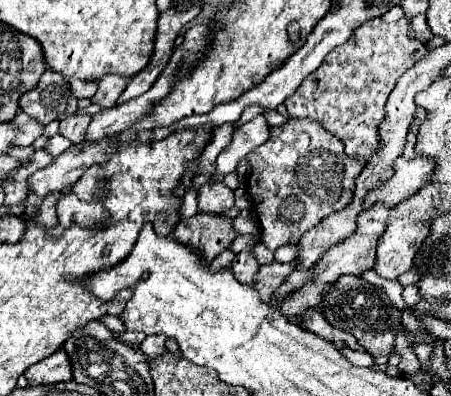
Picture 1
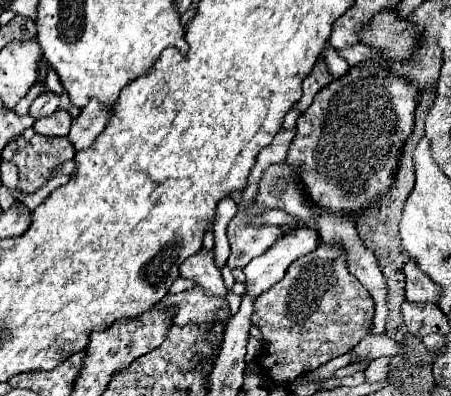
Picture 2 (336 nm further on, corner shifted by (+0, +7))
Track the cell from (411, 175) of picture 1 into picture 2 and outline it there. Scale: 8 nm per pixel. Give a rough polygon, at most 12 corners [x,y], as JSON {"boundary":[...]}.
{"boundary":[[297,228],[243,268],[247,292],[277,284],[289,264],[315,250],[317,232]]}

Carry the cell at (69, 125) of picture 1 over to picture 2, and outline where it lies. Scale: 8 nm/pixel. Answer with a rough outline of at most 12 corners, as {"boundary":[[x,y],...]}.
{"boundary":[[59,108],[35,120],[33,130],[43,136],[67,136],[71,116]]}

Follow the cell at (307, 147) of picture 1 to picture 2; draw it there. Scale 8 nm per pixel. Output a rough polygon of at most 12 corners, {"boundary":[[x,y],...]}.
{"boundary":[[235,216],[227,266],[245,268],[281,238],[279,226]]}

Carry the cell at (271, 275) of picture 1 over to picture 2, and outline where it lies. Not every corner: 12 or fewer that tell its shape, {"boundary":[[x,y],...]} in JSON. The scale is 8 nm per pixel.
{"boundary":[[195,286],[169,294],[157,308],[173,308],[173,324],[227,322],[225,298]]}

